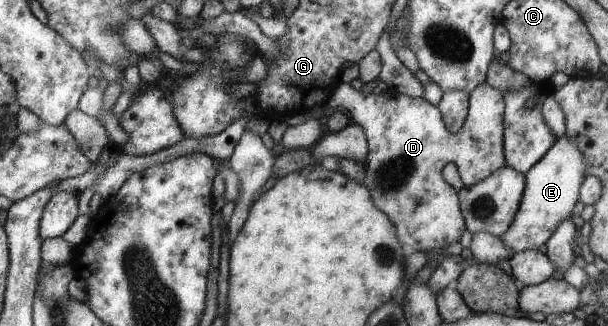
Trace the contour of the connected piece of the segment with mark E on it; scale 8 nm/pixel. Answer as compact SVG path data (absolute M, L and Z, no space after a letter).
M566 133L547 151L546 156L526 174L526 190L519 211L505 234L500 236L502 245L513 252L539 250L554 236L559 225L572 215L585 182L587 163L583 151Z

